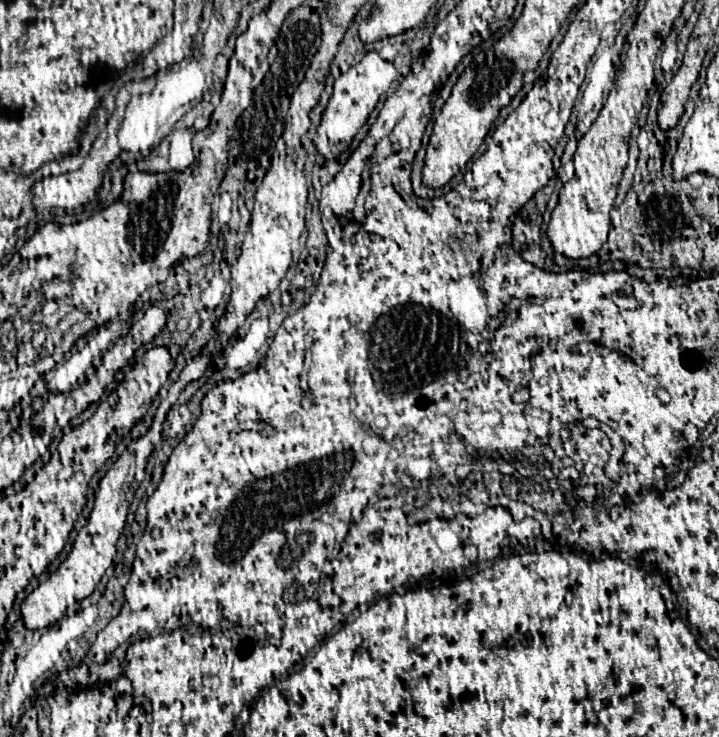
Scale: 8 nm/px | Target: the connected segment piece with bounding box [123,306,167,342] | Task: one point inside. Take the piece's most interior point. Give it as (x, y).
(153, 322)

